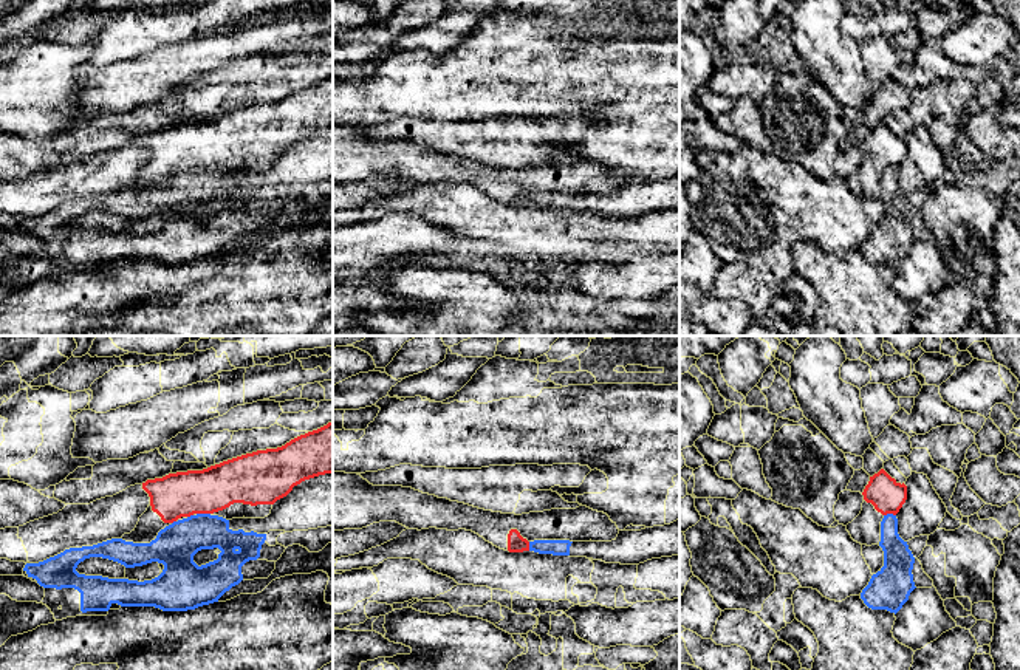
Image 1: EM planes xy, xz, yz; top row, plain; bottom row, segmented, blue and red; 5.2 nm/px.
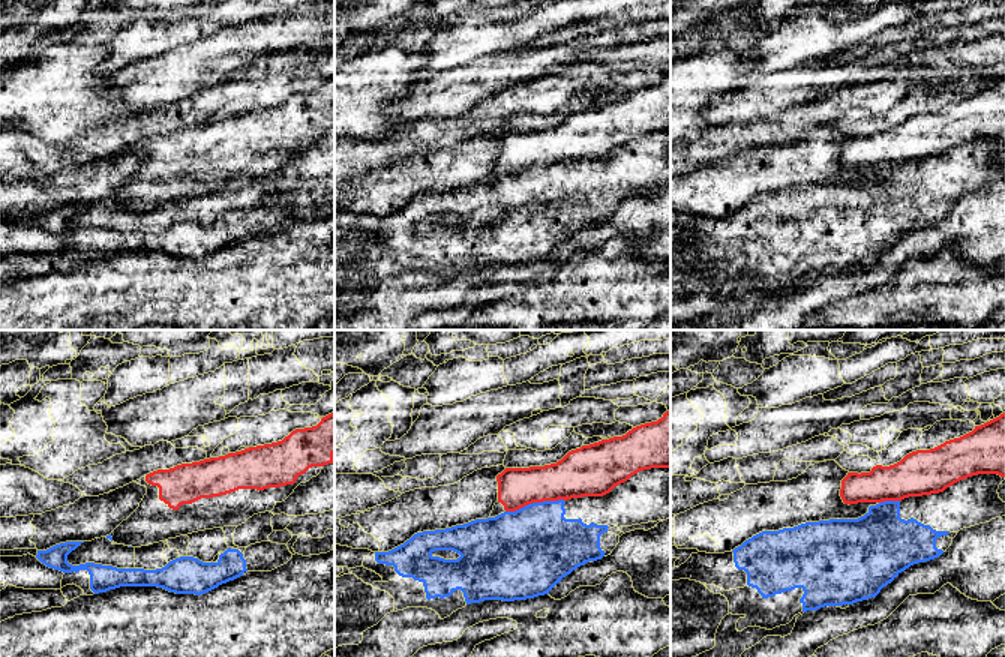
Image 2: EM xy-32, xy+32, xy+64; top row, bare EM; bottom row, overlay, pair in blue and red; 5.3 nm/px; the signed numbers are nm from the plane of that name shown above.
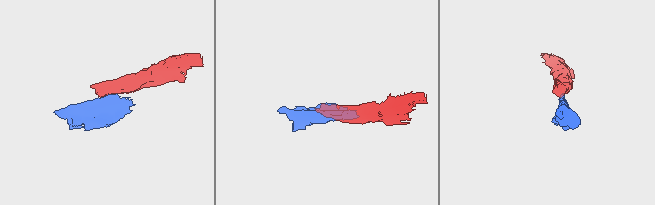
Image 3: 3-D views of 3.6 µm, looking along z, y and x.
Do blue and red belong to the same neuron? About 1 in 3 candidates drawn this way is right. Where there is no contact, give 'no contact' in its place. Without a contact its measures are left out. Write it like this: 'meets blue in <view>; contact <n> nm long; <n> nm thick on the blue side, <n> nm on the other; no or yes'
meets blue in xy; contact 70 nm long; 220 nm thick on the blue side, 240 nm on the other; no

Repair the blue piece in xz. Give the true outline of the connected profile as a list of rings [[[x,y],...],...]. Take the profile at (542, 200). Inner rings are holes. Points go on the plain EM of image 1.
[[[679,173],[641,184],[619,184],[611,195],[534,193],[529,195],[529,204],[639,218],[652,212],[679,209]]]

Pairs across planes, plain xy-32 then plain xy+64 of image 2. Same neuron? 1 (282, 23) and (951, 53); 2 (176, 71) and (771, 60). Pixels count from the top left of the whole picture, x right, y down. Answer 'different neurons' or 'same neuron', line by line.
1: different neurons
2: different neurons

